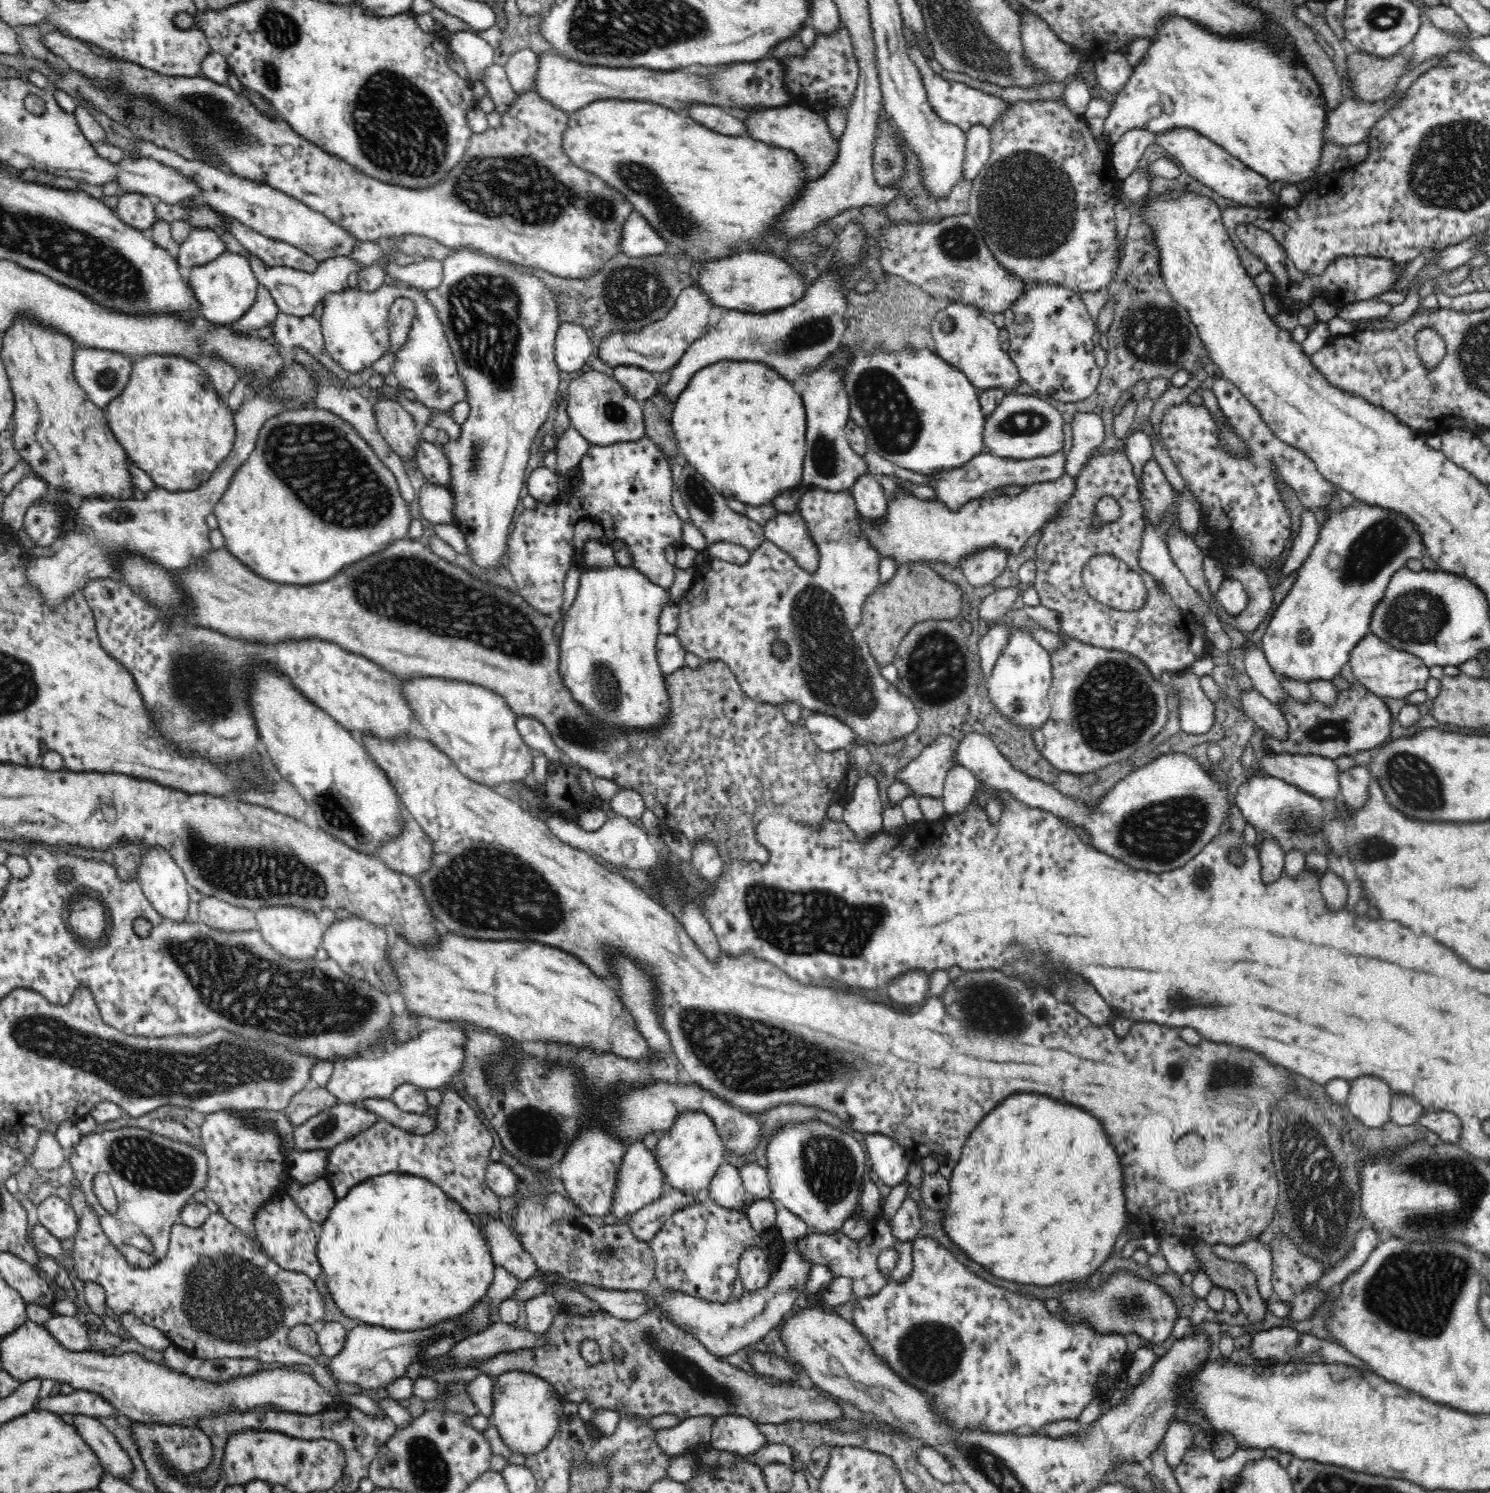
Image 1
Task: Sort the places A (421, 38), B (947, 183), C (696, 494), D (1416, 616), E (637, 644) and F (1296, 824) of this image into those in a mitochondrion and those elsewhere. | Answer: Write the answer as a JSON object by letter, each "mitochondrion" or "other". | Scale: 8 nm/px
{"A":"other","B":"other","C":"mitochondrion","D":"mitochondrion","E":"other","F":"mitochondrion"}

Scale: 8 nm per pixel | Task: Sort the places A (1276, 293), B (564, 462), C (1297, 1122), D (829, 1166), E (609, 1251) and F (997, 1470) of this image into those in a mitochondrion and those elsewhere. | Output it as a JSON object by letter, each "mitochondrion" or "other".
{"A":"other","B":"other","C":"mitochondrion","D":"mitochondrion","E":"other","F":"mitochondrion"}

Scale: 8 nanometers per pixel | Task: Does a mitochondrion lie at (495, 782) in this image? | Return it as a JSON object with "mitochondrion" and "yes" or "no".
{"mitochondrion":"no"}

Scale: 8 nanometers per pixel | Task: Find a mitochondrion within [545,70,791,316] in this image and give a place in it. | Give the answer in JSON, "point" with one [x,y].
{"point":[676,221]}

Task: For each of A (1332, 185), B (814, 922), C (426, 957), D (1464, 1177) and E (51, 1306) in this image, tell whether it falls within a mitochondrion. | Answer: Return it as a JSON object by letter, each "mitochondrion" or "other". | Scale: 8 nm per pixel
{"A":"other","B":"mitochondrion","C":"other","D":"mitochondrion","E":"other"}

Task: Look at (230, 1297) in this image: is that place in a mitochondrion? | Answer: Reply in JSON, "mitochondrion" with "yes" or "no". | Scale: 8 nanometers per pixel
{"mitochondrion":"yes"}

